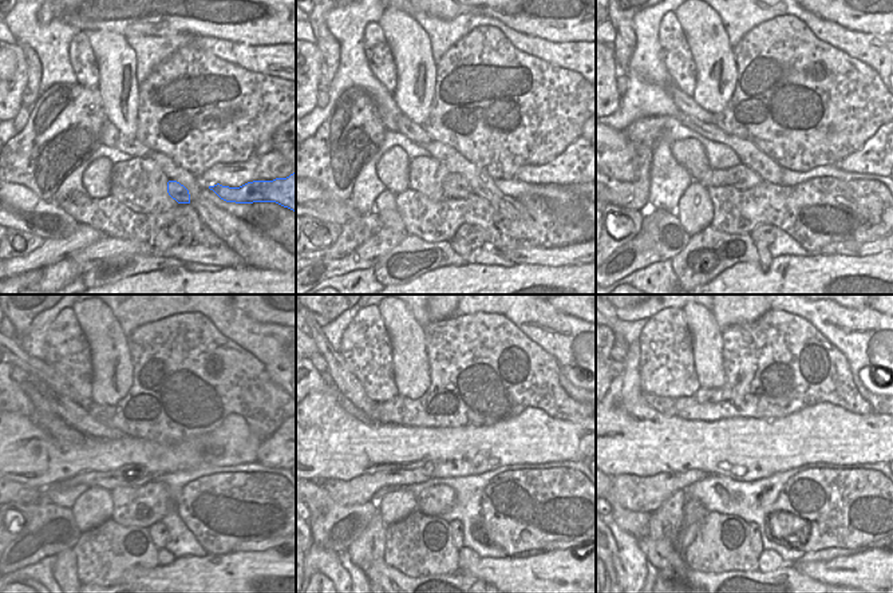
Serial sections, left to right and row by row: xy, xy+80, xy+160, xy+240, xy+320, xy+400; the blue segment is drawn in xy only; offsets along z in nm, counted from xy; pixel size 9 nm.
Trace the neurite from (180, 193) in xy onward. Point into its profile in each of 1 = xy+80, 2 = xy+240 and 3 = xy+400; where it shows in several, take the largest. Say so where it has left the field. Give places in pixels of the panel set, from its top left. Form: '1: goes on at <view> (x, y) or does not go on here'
1: goes on at xy+80 (454, 186)
2: goes on at xy+240 (111, 479)
3: goes on at xy+400 (641, 494)

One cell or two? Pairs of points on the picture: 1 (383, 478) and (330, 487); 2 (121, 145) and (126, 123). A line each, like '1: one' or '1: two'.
1: one
2: two

